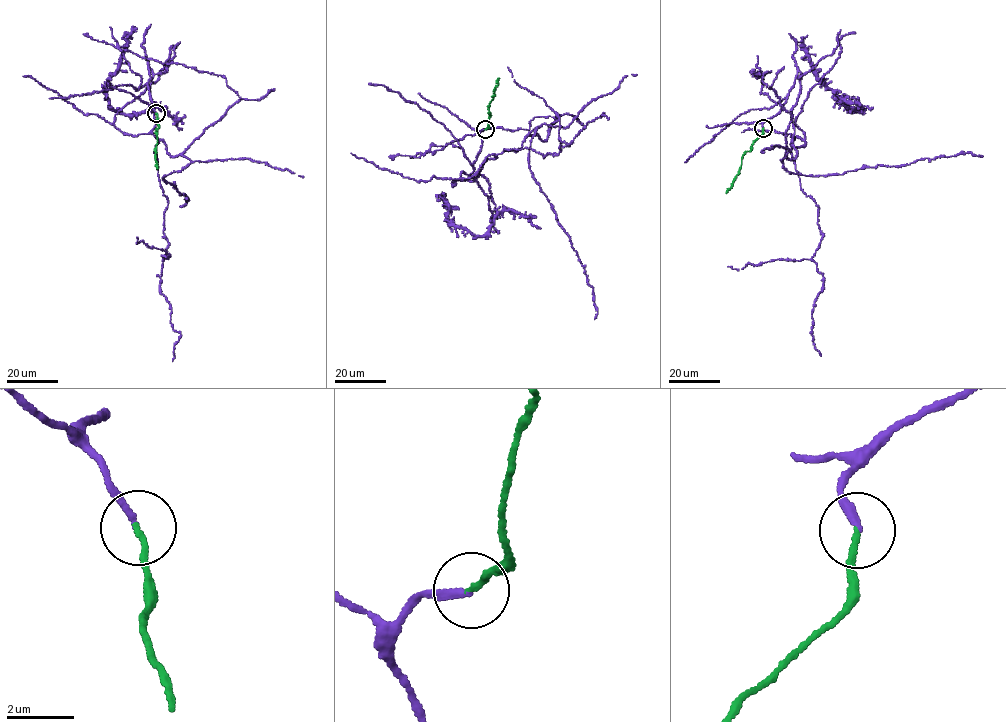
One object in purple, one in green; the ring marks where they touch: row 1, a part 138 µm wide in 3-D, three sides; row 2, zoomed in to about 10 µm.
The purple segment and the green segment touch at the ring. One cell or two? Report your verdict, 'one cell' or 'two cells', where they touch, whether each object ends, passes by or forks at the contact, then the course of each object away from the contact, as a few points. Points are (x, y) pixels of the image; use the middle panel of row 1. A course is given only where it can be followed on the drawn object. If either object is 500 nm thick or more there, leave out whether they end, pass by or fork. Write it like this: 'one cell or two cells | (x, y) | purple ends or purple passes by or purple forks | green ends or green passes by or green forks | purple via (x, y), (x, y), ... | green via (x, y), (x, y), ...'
one cell | (485, 129) | purple ends | green ends | purple via (485, 129), (470, 181), (484, 162), (516, 151), (538, 127), (529, 166), (593, 288), (594, 319) | green via (485, 129), (497, 77)

